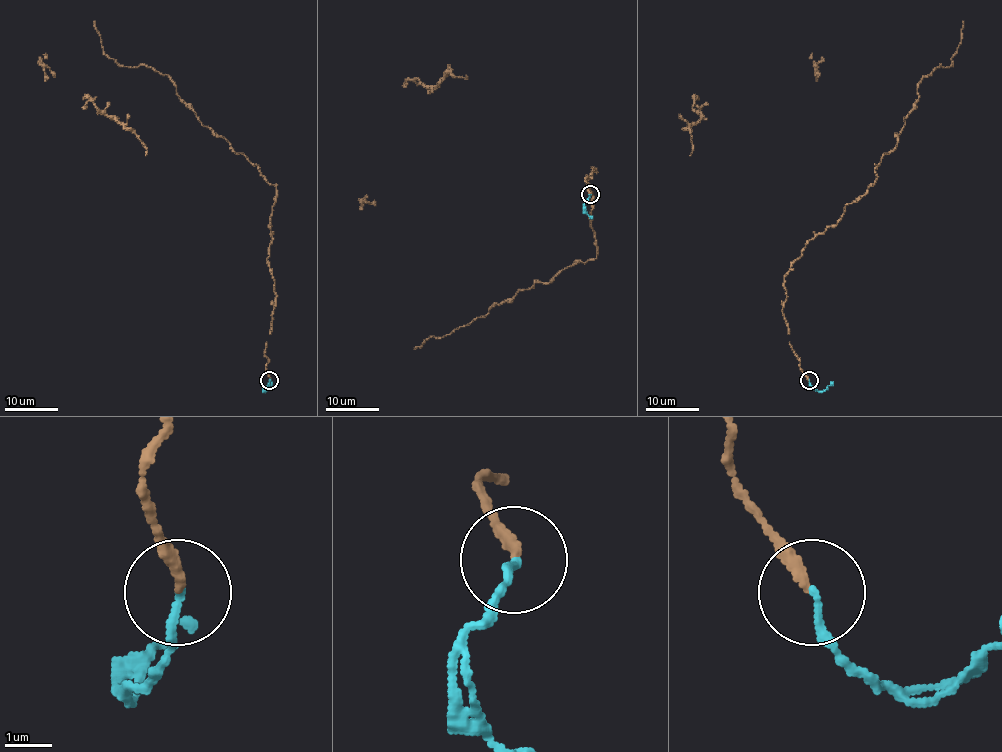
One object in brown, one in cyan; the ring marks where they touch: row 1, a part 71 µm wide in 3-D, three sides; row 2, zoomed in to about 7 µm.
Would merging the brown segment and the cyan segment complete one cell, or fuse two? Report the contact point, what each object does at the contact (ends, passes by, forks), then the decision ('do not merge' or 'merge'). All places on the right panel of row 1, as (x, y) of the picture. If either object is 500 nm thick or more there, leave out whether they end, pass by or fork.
place (809, 380); brown ends; cyan ends; merge

